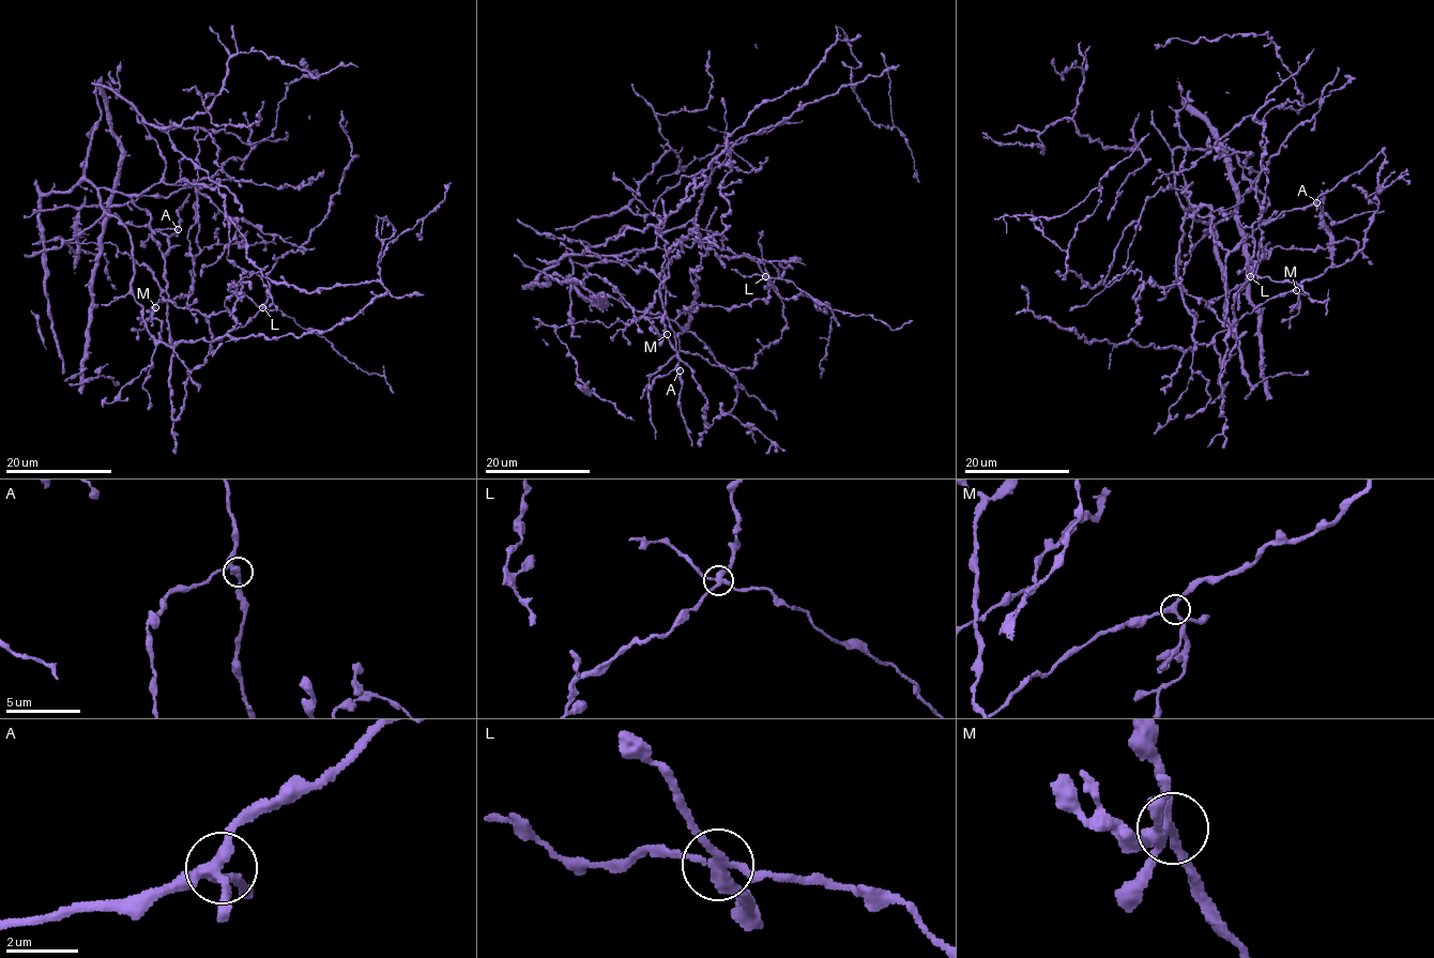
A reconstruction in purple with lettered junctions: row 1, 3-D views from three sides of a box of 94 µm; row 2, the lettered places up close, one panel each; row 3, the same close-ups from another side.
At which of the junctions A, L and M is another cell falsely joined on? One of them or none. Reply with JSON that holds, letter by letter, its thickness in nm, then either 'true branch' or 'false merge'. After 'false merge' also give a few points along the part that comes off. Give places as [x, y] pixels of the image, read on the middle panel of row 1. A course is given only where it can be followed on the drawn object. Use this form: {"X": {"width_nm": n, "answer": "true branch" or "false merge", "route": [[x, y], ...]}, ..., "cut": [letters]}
{"A": {"width_nm": 280, "answer": "true branch"}, "L": {"width_nm": 280, "answer": "false merge", "route": [[765, 276], [789, 280], [834, 309], [853, 315], [864, 314], [885, 323], [891, 330], [913, 320]]}, "M": {"width_nm": 260, "answer": "true branch"}, "cut": ["L"]}

